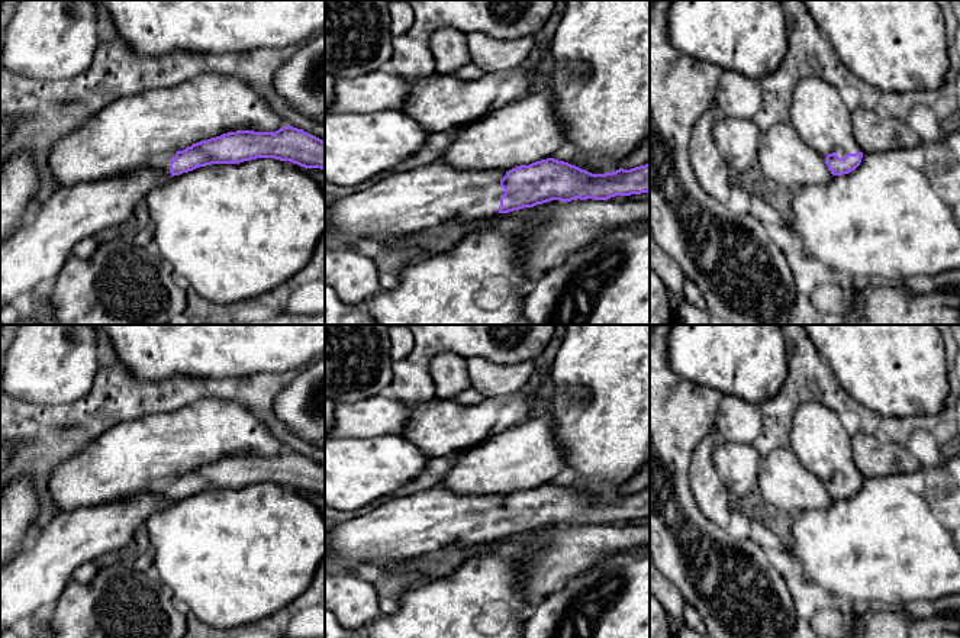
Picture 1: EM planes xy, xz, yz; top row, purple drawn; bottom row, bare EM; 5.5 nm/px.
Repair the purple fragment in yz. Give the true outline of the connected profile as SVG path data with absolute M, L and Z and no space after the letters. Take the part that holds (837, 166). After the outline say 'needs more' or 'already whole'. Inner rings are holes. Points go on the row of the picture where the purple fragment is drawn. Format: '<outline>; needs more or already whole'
M818 77L799 81L789 117L800 139L825 160L832 175L848 174L860 165L863 152L853 136L851 112L835 86Z; needs more

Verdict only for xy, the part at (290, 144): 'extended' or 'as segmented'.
extended

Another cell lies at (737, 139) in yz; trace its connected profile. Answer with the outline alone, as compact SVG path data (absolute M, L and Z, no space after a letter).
M719 116L712 126L716 149L729 170L742 174L757 165L761 130L754 120Z

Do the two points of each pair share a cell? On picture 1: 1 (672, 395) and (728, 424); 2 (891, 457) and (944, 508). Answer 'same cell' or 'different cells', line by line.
1: different cells
2: different cells

